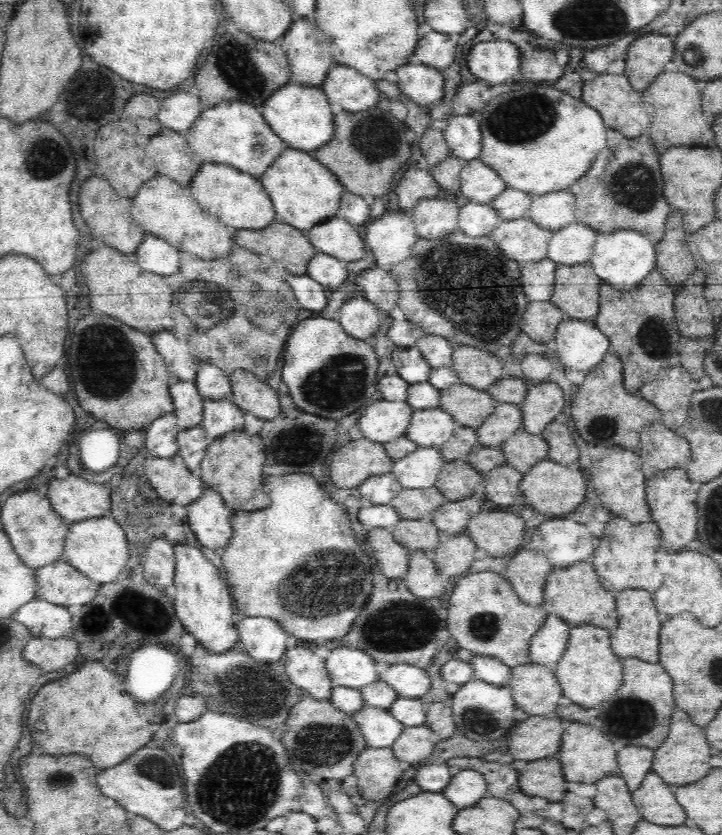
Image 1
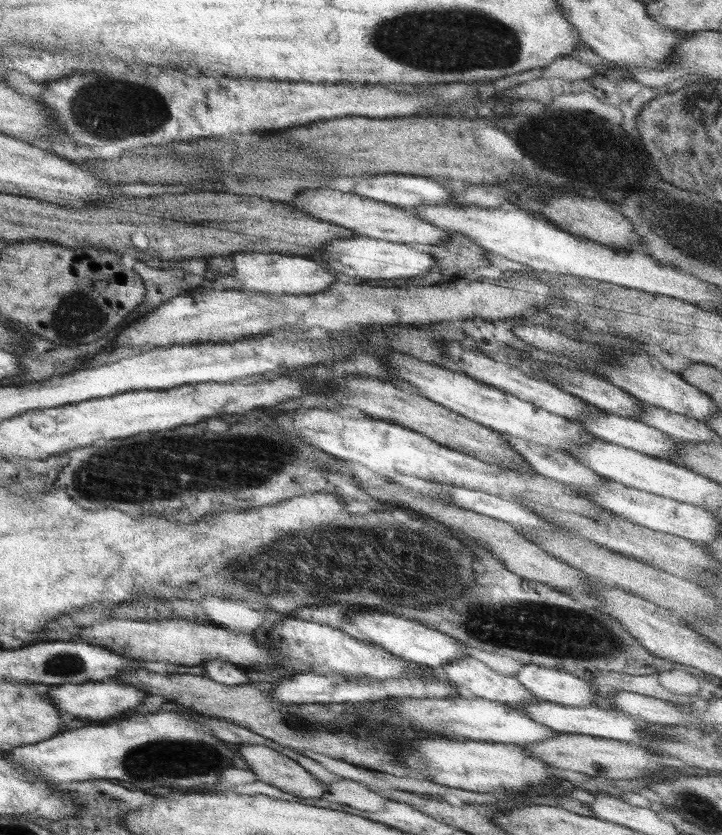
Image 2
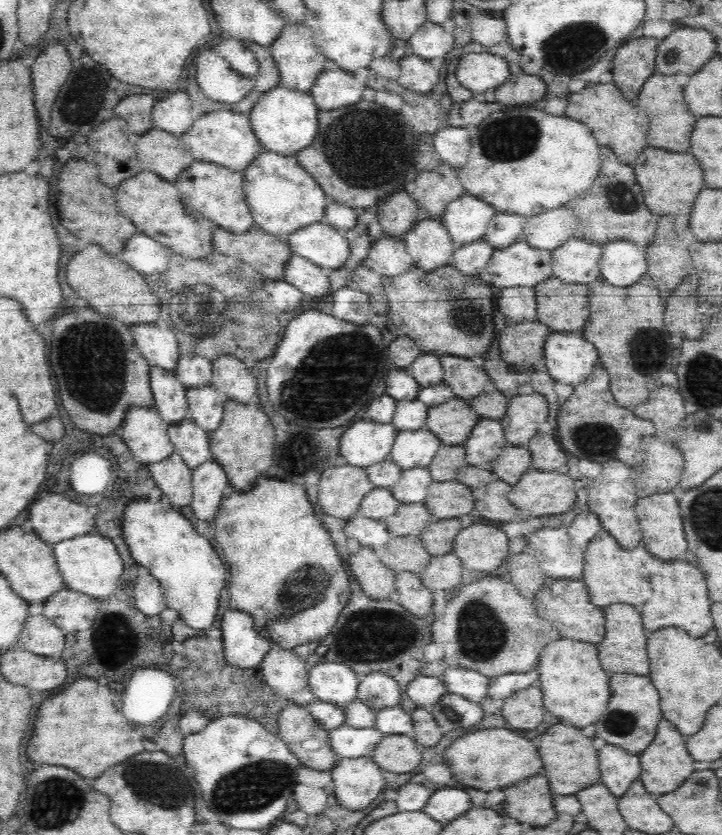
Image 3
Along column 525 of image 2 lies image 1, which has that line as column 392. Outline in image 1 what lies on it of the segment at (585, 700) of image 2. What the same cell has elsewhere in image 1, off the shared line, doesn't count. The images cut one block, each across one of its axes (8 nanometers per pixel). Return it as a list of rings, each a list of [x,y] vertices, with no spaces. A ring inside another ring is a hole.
[[[406,663],[392,666],[378,680],[394,687],[398,696],[408,698],[421,697],[432,688],[432,680],[425,669]]]

